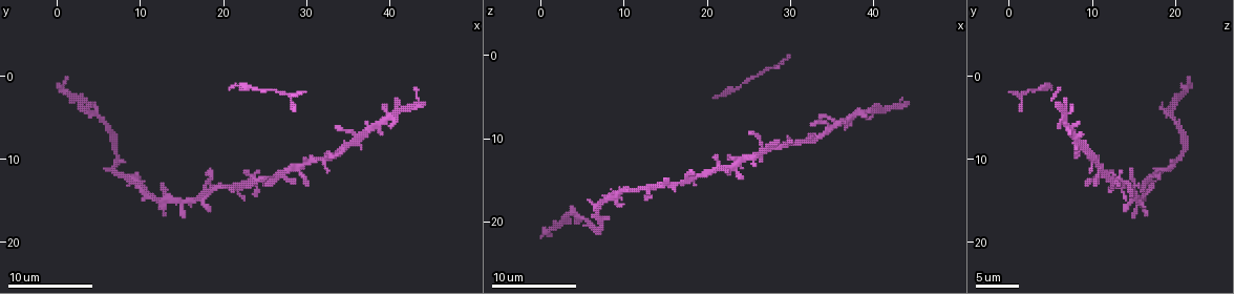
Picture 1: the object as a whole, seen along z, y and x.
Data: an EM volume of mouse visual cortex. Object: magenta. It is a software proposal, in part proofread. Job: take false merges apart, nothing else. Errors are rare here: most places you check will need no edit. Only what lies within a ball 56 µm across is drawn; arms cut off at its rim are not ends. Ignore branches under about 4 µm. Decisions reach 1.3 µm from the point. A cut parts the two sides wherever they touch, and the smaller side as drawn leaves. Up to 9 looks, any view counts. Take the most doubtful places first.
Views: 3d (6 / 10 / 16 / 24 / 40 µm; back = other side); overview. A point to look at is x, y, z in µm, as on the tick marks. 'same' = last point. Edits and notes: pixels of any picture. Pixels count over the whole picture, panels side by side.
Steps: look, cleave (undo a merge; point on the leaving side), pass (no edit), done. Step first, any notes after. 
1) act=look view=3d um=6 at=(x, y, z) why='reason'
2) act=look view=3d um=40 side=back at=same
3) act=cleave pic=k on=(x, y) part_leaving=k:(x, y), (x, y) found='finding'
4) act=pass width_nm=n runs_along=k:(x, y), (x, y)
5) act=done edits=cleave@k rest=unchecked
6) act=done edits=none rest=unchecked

act=look view=3d um=16 at=(36.2, 7.2, 8.0) why='three arms meet'

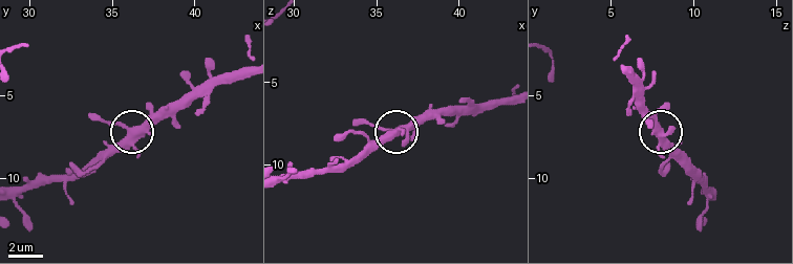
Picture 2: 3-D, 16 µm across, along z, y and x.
act=pass arms=3 runs_along=2:(284, 180), (357, 162), (394, 132), (440, 113) found='all the same cell'

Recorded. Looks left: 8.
act=look view=3d um=10 at=(23.6, 12.6, 13.0) why='looks like a crossing'

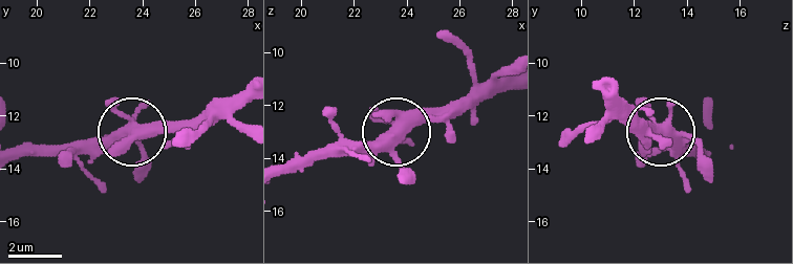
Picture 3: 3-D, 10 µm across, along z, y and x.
act=pass runs_along=3:(400, 137), (336, 139) found='continuous, no second cell'

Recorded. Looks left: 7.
act=look view=3d um=16 at=(15.6, 15.0, 15.8) why='four-way junction'

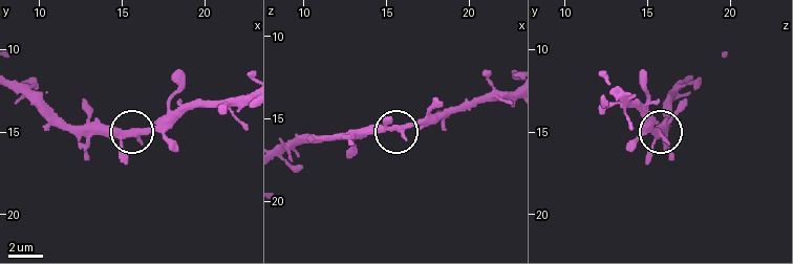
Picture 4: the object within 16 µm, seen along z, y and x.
act=pass arms=4 runs_along=4:(511, 90), (464, 101), (397, 130), (351, 129) found='all the same cell'

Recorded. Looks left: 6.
act=look view=3d um=6 at=(7.0, 8.8, 21.0) why='calibre changes'

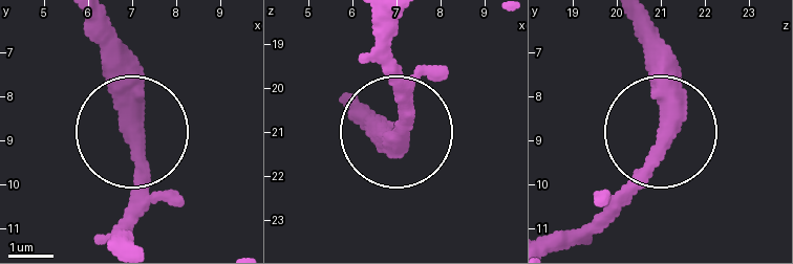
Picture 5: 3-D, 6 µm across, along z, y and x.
act=look view=3d um=6 side=back at=(7.00, 8.80, 21.10) why='other side'

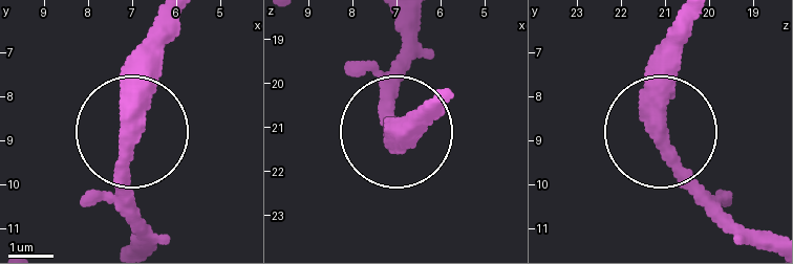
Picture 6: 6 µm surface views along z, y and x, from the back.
act=pass width_nm=400 runs_along=6:(767, 238), (672, 145), (672, 20) found='one cell here'

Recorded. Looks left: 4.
act=done edits=none rest=unchecked

